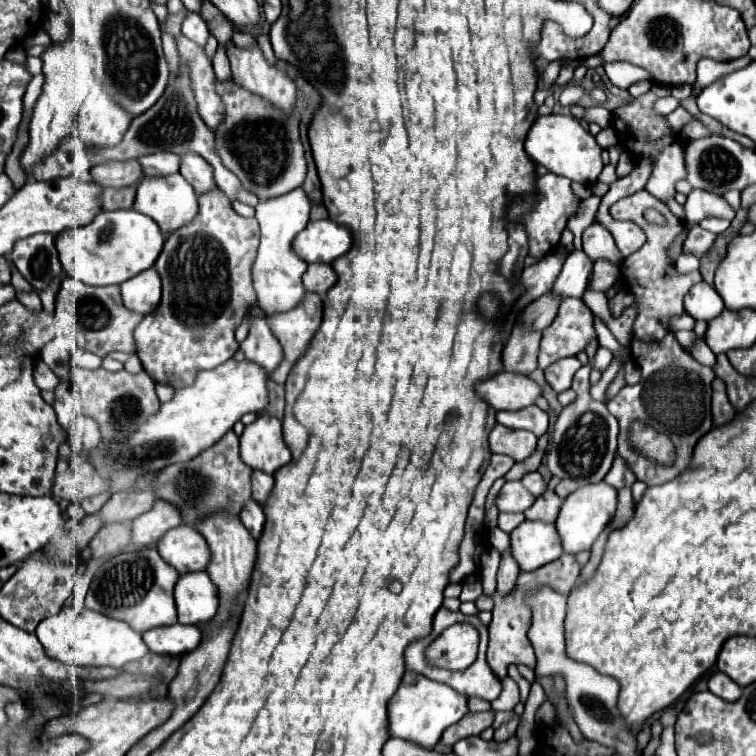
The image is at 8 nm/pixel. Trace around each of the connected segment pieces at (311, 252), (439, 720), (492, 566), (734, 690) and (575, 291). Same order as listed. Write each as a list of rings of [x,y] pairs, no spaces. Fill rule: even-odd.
[[[330,219],[310,221],[294,239],[294,251],[306,263],[332,263],[350,251],[352,233]]]
[[[406,673],[402,679],[400,689],[388,703],[388,733],[390,737],[398,737],[420,745],[422,749],[432,749],[442,731],[456,721],[460,721],[468,713],[466,697],[456,693],[452,687],[444,683],[436,683],[418,673]]]
[[[488,549],[480,557],[480,577],[482,577],[482,587],[486,595],[492,595],[496,591],[498,563],[500,563],[500,553],[496,549]]]
[[[714,673],[710,679],[708,679],[708,689],[716,695],[716,697],[722,697],[724,701],[736,701],[742,693],[742,689],[724,673]]]
[[[572,251],[558,275],[558,279],[554,281],[550,293],[566,299],[566,297],[574,297],[574,299],[582,299],[586,287],[588,287],[588,277],[592,273],[592,265],[590,259],[586,257],[584,251]]]

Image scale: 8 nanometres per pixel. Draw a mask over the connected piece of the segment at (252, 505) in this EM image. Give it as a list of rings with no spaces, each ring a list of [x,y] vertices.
[[[254,499],[246,501],[246,505],[242,507],[242,513],[240,513],[240,521],[250,531],[250,535],[254,539],[258,539],[260,533],[262,533],[262,527],[264,527],[264,511],[262,511],[262,505],[258,501],[254,501]]]

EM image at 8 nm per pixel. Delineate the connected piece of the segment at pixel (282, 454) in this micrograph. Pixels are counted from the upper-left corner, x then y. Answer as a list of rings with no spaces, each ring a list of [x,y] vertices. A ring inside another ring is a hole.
[[[260,415],[254,423],[246,425],[240,437],[242,461],[264,473],[274,473],[292,459],[288,445],[284,445],[282,423],[276,417]]]

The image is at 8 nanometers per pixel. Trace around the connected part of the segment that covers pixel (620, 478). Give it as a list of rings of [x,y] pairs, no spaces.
[[[616,457],[614,465],[608,471],[608,475],[604,477],[604,481],[616,489],[622,489],[622,487],[630,487],[636,481],[636,477],[634,477],[634,471],[626,465],[626,461],[622,461],[622,457]]]

